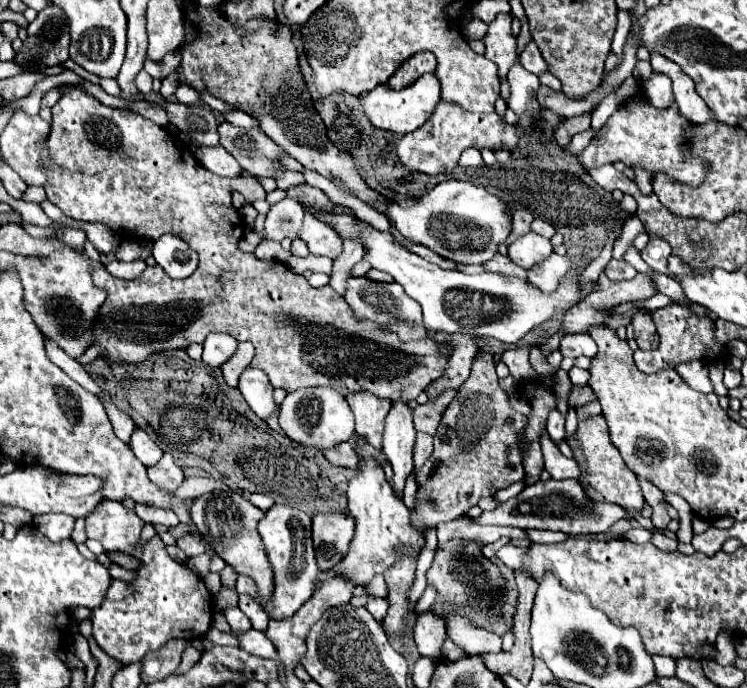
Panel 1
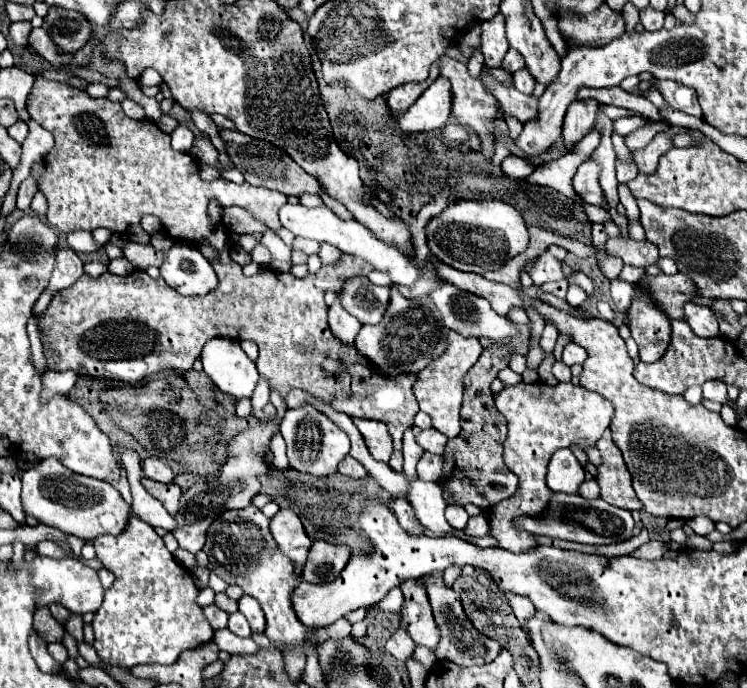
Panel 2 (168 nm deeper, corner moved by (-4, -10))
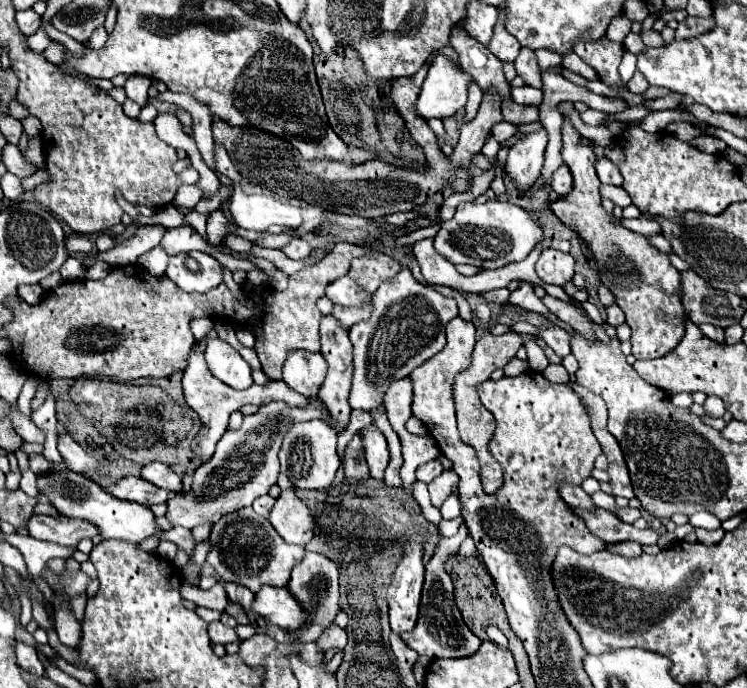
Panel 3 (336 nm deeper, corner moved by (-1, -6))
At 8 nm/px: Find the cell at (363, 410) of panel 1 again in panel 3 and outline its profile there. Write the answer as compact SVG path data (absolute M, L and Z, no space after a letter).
M374 425L360 429L358 435L362 437L362 443L364 443L364 453L366 453L366 461L368 461L368 467L370 467L370 475L374 479L382 479L384 469L386 469L388 459L390 459L384 435Z

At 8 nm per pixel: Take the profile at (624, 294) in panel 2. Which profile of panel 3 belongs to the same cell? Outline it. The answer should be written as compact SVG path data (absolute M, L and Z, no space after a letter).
M612 303L610 307L606 307L606 315L608 315L608 323L610 325L620 325L620 323L624 323L624 313L622 313L622 309L618 307L618 303Z

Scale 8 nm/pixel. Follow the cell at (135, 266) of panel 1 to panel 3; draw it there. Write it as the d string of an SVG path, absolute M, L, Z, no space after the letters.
M68 257L68 259L66 259L66 263L62 265L60 273L62 273L64 281L82 281L82 279L84 279L84 275L86 275L86 267L84 267L78 259Z

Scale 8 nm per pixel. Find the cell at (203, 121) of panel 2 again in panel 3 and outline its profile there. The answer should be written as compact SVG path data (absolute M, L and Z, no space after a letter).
M214 143L214 159L216 159L216 169L218 169L222 175L230 177L230 179L236 181L236 183L246 183L246 181L240 177L240 173L236 171L234 163L230 161L228 153L224 151L224 147L222 147L220 143Z

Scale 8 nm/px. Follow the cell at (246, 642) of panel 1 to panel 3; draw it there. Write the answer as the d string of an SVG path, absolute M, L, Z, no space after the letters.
M220 621L210 623L210 625L208 625L208 633L210 633L212 643L222 643L222 645L226 645L226 643L238 643L238 641L240 641L240 637L236 635L236 631L230 629L230 627L226 627L226 625L222 625Z

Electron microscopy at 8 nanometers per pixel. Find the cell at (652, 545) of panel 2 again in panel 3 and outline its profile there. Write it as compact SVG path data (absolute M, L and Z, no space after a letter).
M626 541L626 543L618 543L618 545L606 545L608 551L622 555L622 557L640 557L642 555L642 545L634 543L634 541Z

